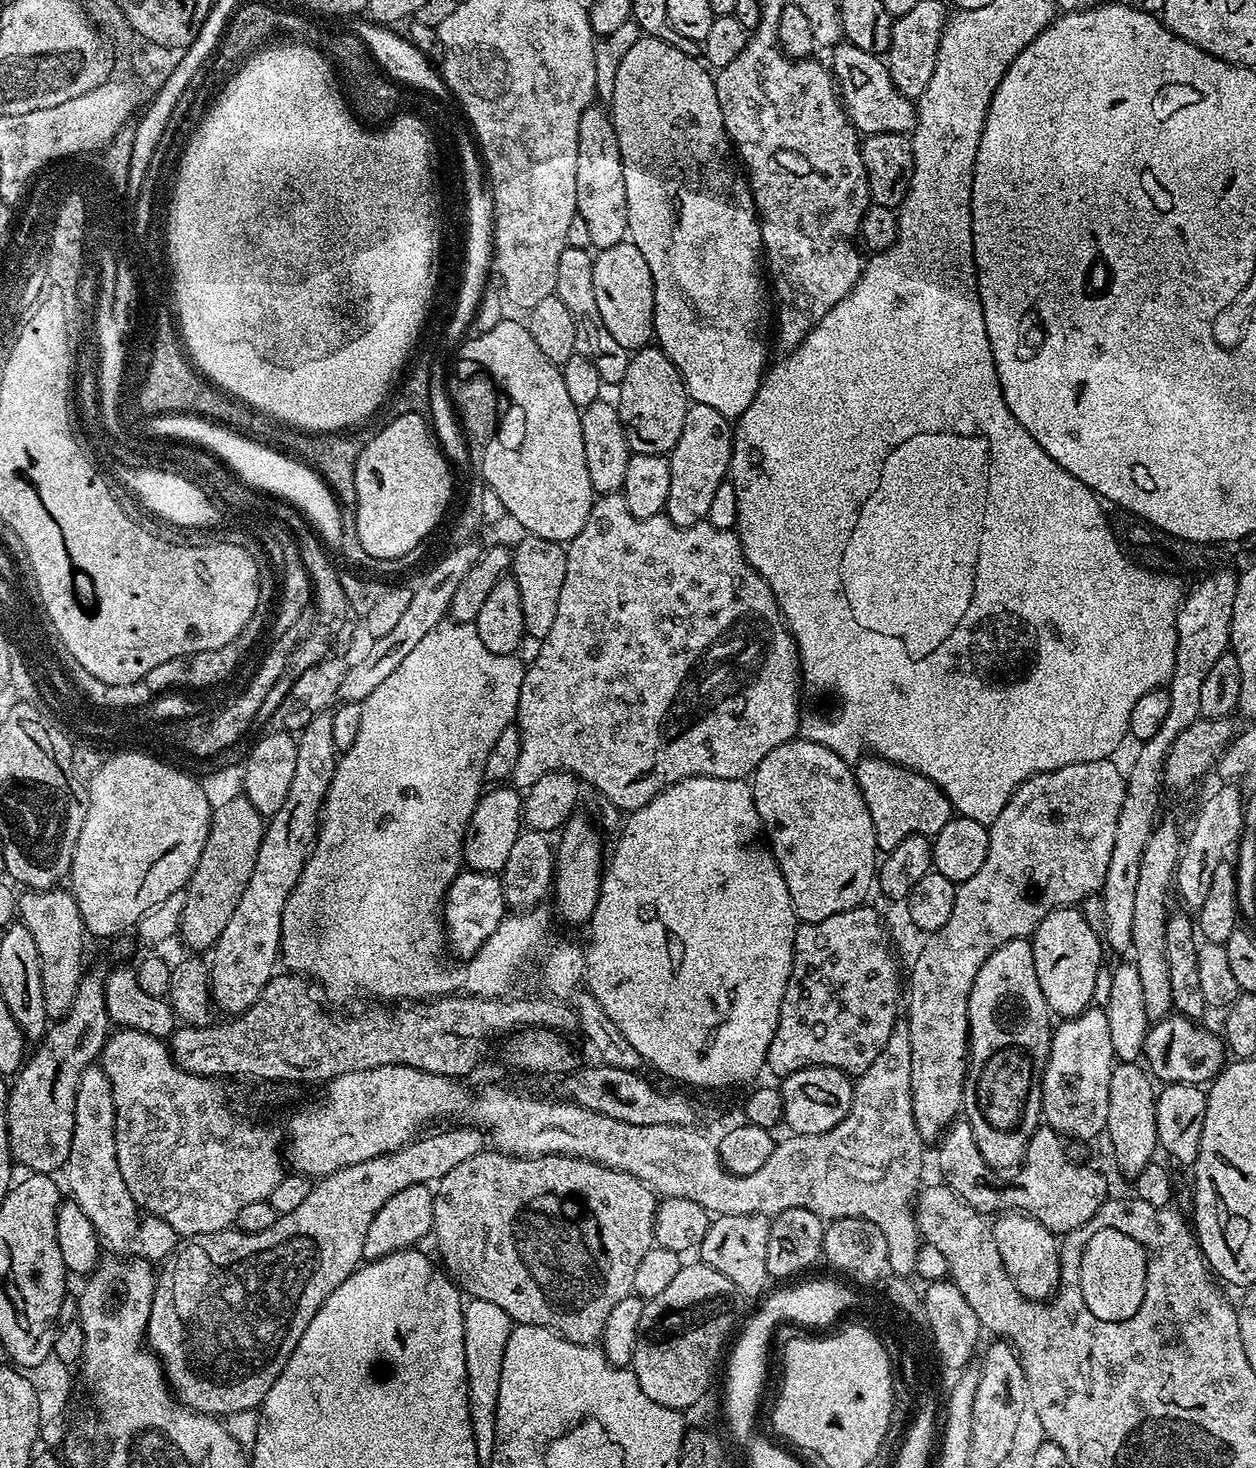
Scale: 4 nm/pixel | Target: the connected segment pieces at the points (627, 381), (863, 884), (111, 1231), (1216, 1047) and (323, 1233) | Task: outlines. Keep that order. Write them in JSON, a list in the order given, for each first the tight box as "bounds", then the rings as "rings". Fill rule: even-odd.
[{"bounds":[618,346,690,456],"rings":[[[658,346],[635,349],[628,357],[626,378],[622,378],[618,392],[620,421],[629,449],[638,454],[663,456],[671,453],[678,438],[682,438],[682,426],[686,423],[686,410],[690,403],[684,379],[674,362],[670,362]]]},{"bounds":[750,738,878,924],"rings":[[[803,738],[787,740],[782,746],[774,746],[758,762],[750,783],[767,847],[782,870],[782,878],[786,878],[797,921],[813,924],[861,907],[878,876],[878,849],[874,822],[870,822],[870,810],[856,785],[856,773],[849,761],[818,742]]]},{"bounds":[67,1066,141,1254],"rings":[[[100,1066],[82,1070],[80,1075],[78,1094],[74,1098],[74,1138],[70,1142],[67,1172],[70,1198],[78,1202],[86,1218],[94,1222],[101,1245],[112,1254],[131,1253],[141,1217],[134,1198],[130,1198],[130,1190],[126,1190],[126,1182],[122,1182],[122,1170],[118,1170],[114,1094],[110,1090],[110,1078],[106,1078]]]},{"bounds":[1142,1014,1226,1086],"rings":[[[1169,1014],[1163,1020],[1155,1021],[1149,1027],[1144,1042],[1142,1060],[1146,1065],[1147,1071],[1157,1081],[1164,1084],[1198,1084],[1204,1086],[1220,1073],[1221,1068],[1226,1063],[1226,1045],[1217,1033],[1215,1036],[1210,1029],[1199,1028],[1196,1024],[1199,1023],[1193,1022],[1189,1017],[1179,1014]]]},{"bounds":[146,1127,485,1418],"rings":[[[475,1127],[472,1128],[452,1128],[449,1132],[436,1132],[433,1136],[425,1135],[423,1138],[413,1140],[405,1148],[387,1152],[378,1158],[370,1158],[366,1162],[354,1162],[354,1166],[346,1166],[334,1174],[321,1176],[313,1183],[310,1194],[306,1194],[305,1200],[296,1209],[290,1210],[290,1214],[277,1216],[274,1226],[269,1226],[258,1234],[225,1230],[210,1234],[194,1234],[181,1239],[170,1259],[163,1265],[165,1268],[159,1269],[146,1333],[147,1347],[156,1353],[160,1363],[163,1364],[164,1374],[168,1378],[176,1399],[186,1408],[192,1408],[195,1412],[205,1412],[208,1416],[217,1418],[226,1418],[238,1410],[259,1409],[260,1405],[264,1403],[266,1394],[270,1394],[270,1386],[274,1386],[278,1374],[282,1374],[290,1354],[294,1354],[294,1346],[298,1346],[298,1338],[302,1338],[302,1334],[306,1334],[306,1326],[310,1326],[310,1318],[314,1318],[314,1314],[318,1314],[318,1310],[326,1302],[326,1298],[330,1298],[330,1294],[334,1294],[334,1290],[338,1286],[342,1286],[342,1282],[346,1282],[346,1278],[350,1278],[350,1274],[360,1267],[364,1260],[362,1246],[366,1243],[366,1230],[370,1230],[370,1222],[374,1222],[374,1214],[378,1214],[378,1210],[382,1210],[382,1206],[386,1206],[386,1202],[390,1198],[394,1198],[394,1194],[398,1194],[398,1190],[406,1190],[406,1186],[415,1184],[431,1185],[433,1182],[439,1182],[443,1176],[450,1174],[450,1170],[454,1170],[454,1166],[459,1166],[460,1163],[466,1162],[466,1158],[485,1151],[485,1133]]]}]

